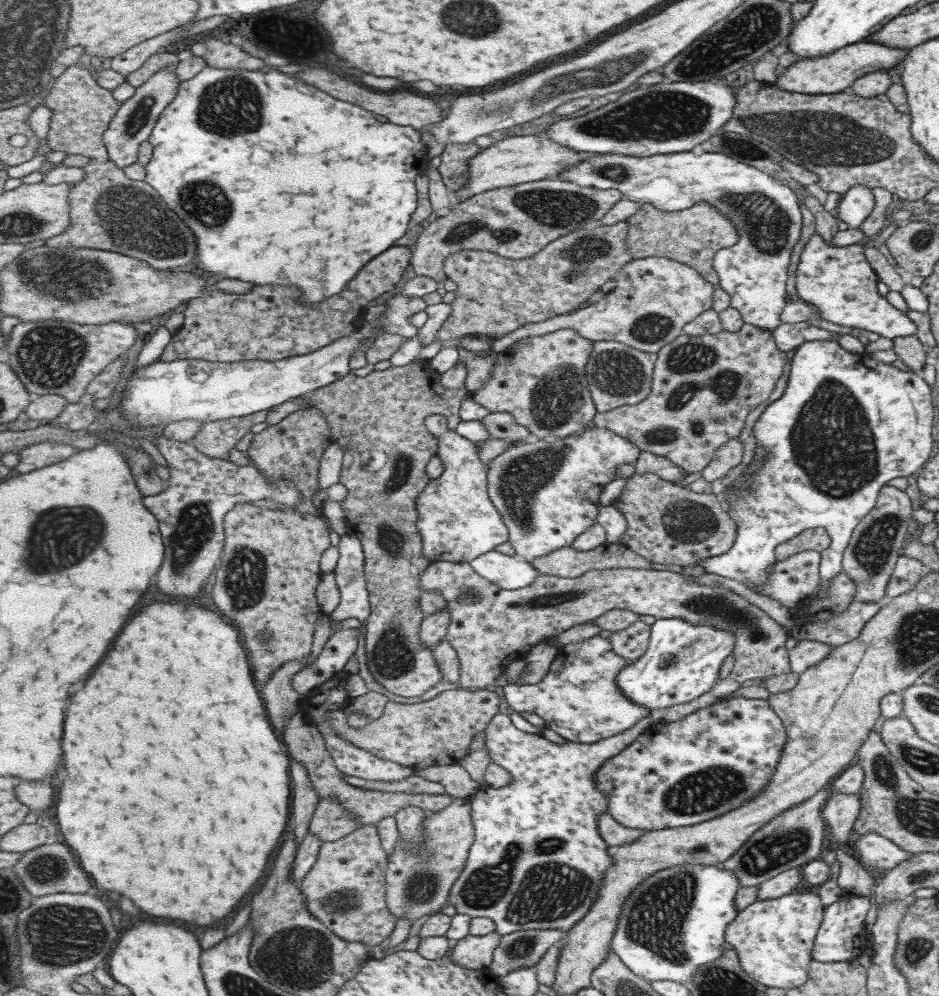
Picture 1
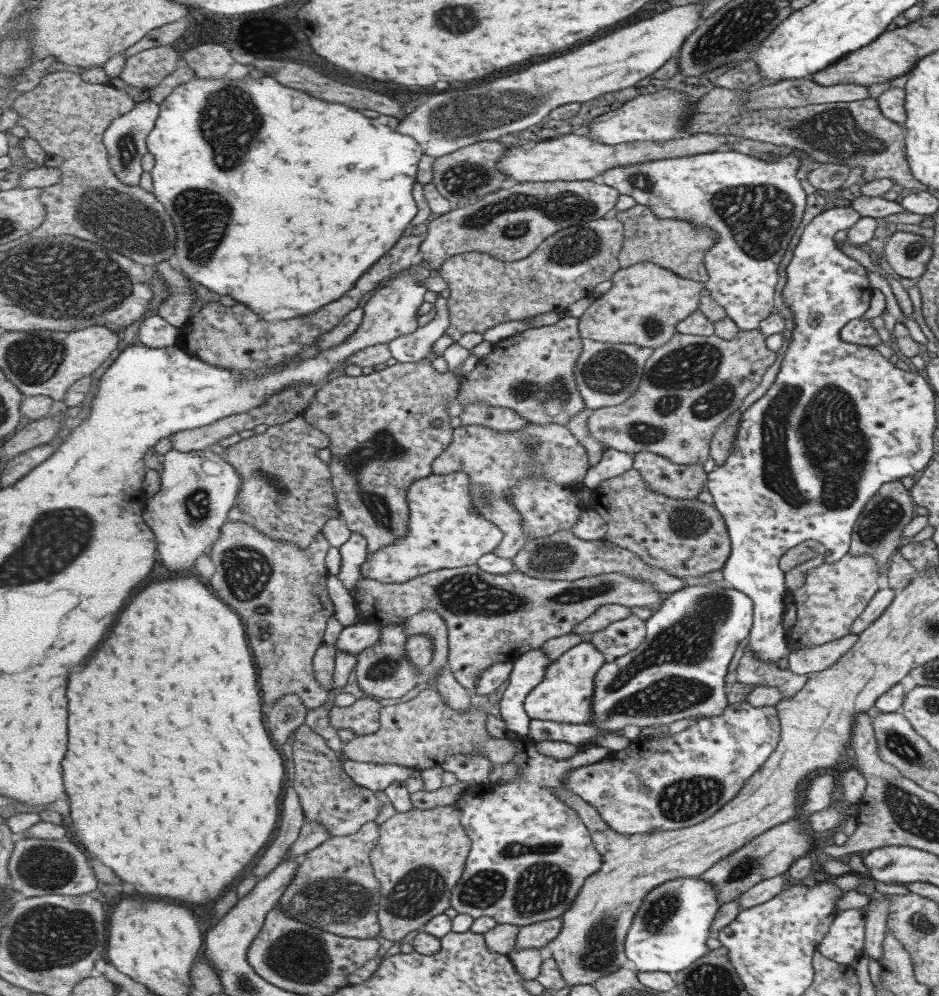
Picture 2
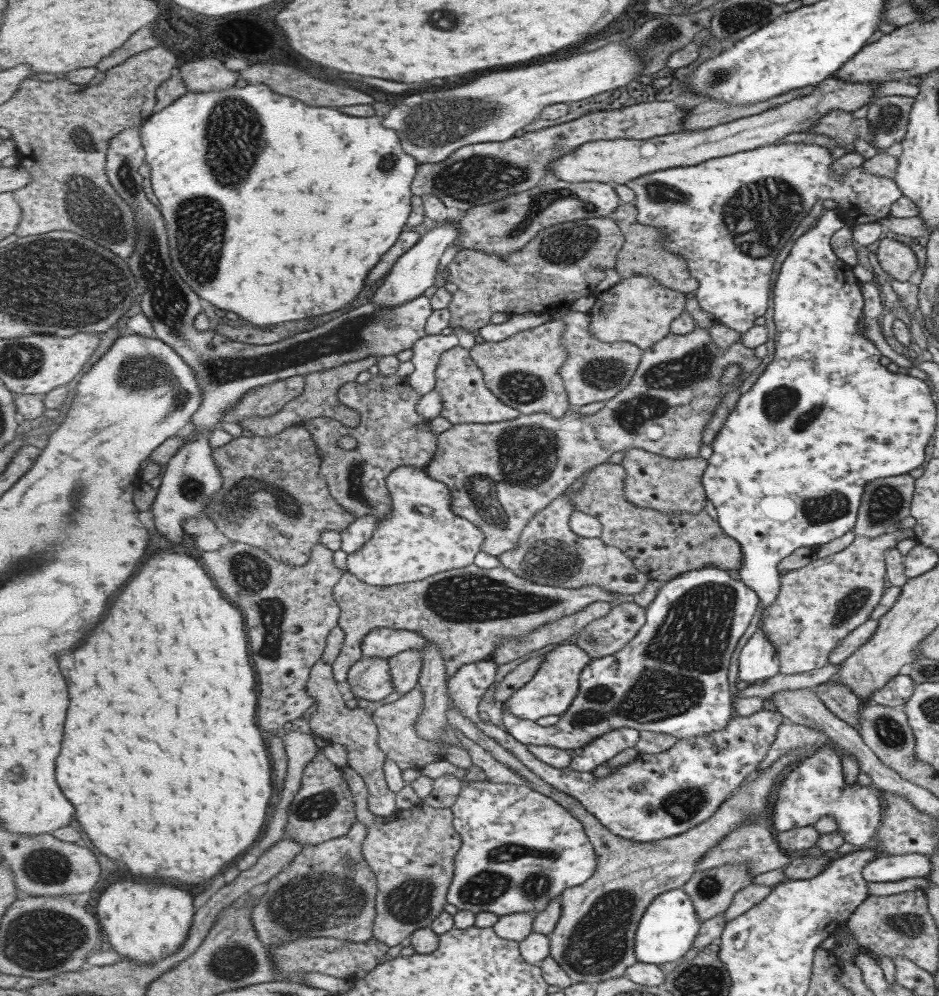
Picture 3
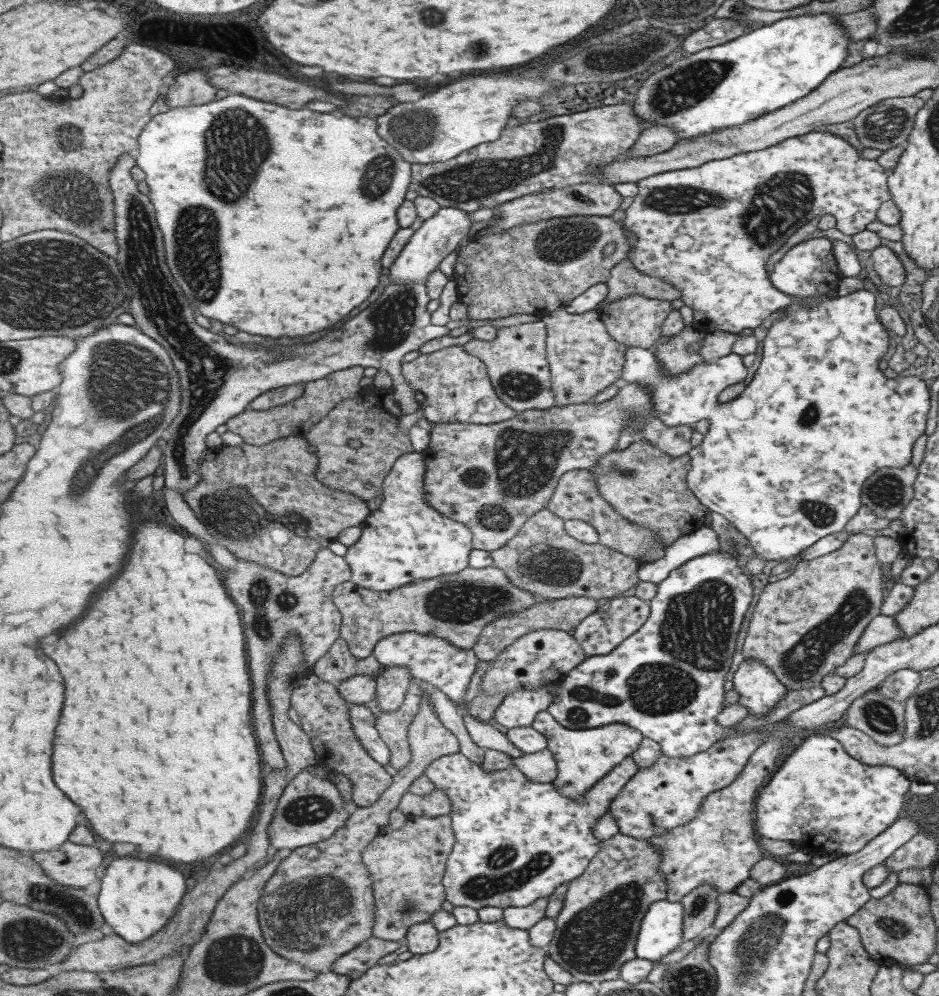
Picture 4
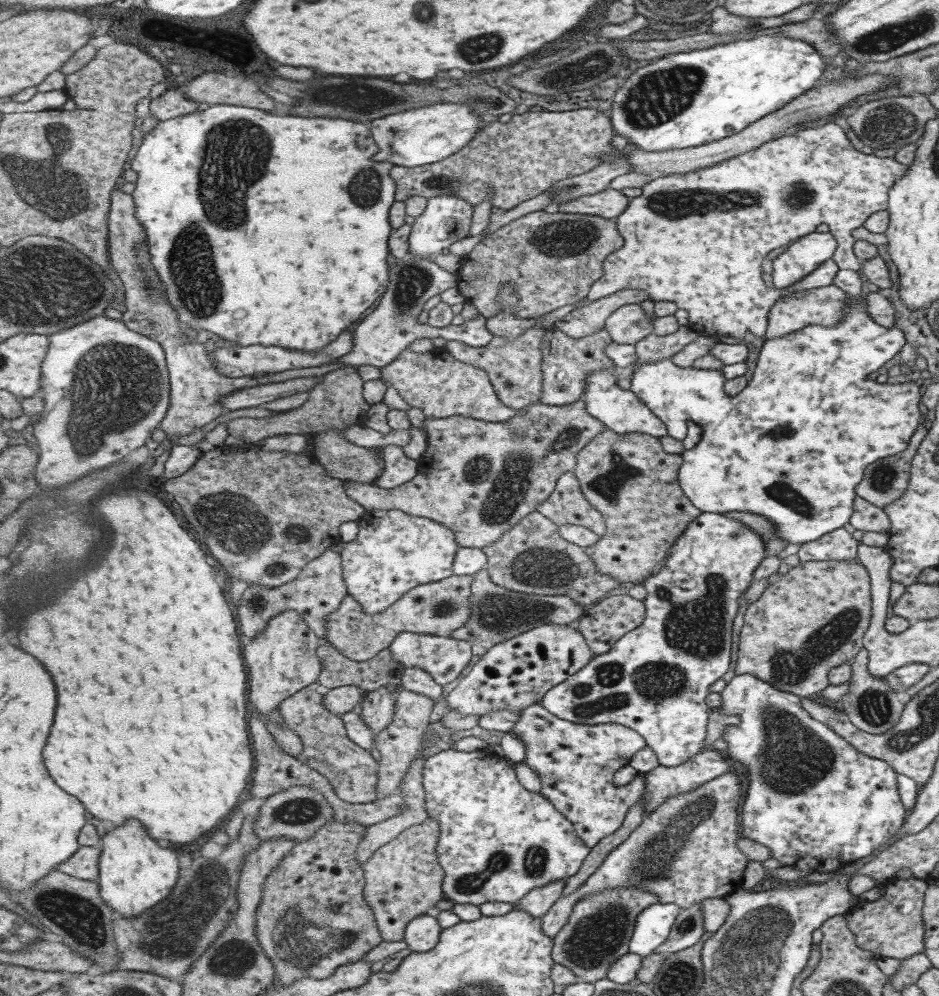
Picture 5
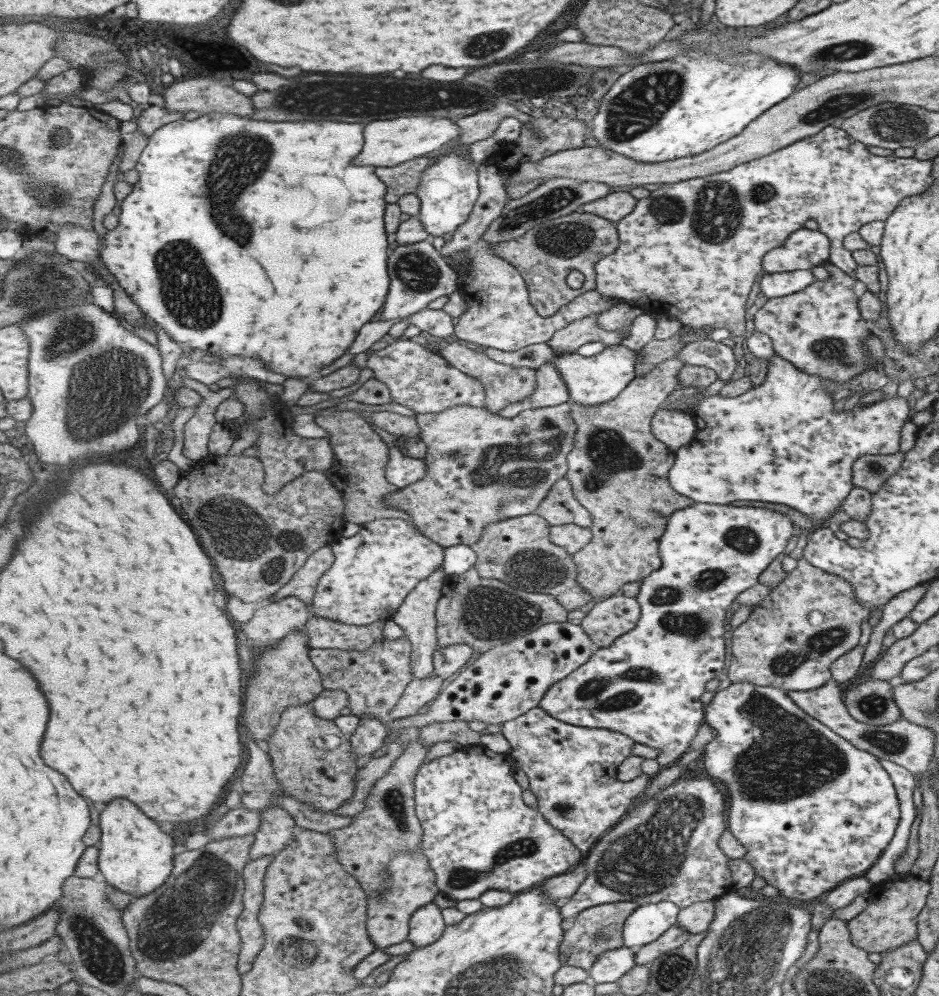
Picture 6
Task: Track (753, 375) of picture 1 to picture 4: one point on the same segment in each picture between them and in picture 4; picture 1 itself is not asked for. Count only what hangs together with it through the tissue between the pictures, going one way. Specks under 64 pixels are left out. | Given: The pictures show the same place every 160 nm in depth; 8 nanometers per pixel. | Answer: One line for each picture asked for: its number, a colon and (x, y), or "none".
2: (690, 385)
3: (502, 474)
4: (493, 477)

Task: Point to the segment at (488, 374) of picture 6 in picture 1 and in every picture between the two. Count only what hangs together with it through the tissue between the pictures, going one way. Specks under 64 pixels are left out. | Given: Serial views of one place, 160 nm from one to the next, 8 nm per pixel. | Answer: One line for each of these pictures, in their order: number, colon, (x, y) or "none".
1: (542, 381)
2: (533, 373)
3: (524, 371)
4: (517, 360)
5: (515, 367)

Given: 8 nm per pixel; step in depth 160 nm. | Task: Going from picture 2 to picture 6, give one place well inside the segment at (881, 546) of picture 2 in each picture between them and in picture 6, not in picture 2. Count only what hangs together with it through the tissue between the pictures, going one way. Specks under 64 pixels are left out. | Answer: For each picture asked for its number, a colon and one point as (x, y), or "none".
3: (885, 501)
4: (887, 489)
5: (884, 480)
6: (867, 470)

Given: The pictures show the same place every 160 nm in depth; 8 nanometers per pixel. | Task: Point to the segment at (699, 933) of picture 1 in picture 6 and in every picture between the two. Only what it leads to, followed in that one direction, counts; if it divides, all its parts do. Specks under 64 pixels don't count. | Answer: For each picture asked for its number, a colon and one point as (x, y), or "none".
2: (674, 921)
3: (670, 925)
4: (661, 932)
5: (653, 928)
6: (650, 921)

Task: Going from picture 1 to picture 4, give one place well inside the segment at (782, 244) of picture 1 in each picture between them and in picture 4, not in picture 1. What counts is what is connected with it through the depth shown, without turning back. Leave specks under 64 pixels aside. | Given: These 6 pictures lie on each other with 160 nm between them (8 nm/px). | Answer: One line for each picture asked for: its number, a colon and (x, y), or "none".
2: (752, 206)
3: (728, 236)
4: (696, 228)

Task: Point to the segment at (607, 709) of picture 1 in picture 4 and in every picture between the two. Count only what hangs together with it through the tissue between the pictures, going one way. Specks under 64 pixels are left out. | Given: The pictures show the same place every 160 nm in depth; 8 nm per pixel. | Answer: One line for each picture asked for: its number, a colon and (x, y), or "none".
2: (565, 693)
3: (552, 690)
4: (521, 708)

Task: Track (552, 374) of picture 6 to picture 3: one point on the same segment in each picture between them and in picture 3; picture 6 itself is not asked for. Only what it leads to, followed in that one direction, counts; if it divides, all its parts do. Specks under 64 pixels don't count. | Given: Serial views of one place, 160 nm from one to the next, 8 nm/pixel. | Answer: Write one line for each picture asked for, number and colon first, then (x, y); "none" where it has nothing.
3: (596, 371)
4: (585, 359)
5: (568, 361)

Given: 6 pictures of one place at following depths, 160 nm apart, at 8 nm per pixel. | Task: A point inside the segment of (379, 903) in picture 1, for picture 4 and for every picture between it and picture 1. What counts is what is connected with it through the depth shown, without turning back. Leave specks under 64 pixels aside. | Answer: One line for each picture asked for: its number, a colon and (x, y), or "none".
2: (336, 889)
3: (329, 889)
4: (319, 905)

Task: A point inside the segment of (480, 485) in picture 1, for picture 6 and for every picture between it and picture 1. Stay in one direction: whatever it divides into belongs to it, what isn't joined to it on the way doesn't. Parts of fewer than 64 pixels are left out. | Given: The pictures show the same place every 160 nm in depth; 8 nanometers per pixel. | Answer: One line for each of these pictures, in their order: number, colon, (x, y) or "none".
2: (445, 531)
3: (425, 536)
4: (406, 539)
5: (395, 552)
6: (375, 571)

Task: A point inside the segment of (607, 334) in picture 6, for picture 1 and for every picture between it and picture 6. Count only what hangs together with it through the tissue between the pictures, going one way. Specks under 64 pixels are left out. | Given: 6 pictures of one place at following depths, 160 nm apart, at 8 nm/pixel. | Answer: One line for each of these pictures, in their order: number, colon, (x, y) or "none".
1: (692, 236)
2: (678, 246)
3: (644, 252)
4: (626, 280)
5: (590, 319)

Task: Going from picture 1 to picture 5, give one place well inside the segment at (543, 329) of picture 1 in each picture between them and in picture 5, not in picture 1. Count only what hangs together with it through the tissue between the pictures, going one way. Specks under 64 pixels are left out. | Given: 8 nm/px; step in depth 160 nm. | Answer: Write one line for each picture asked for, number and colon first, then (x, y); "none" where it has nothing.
2: (647, 302)
3: (638, 310)
4: (636, 321)
5: (629, 324)

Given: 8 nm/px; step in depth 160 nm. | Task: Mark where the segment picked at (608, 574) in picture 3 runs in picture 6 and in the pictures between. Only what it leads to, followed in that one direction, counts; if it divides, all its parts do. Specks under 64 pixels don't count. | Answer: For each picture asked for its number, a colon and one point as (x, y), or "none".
4: (543, 558)
5: (534, 558)
6: (519, 551)

